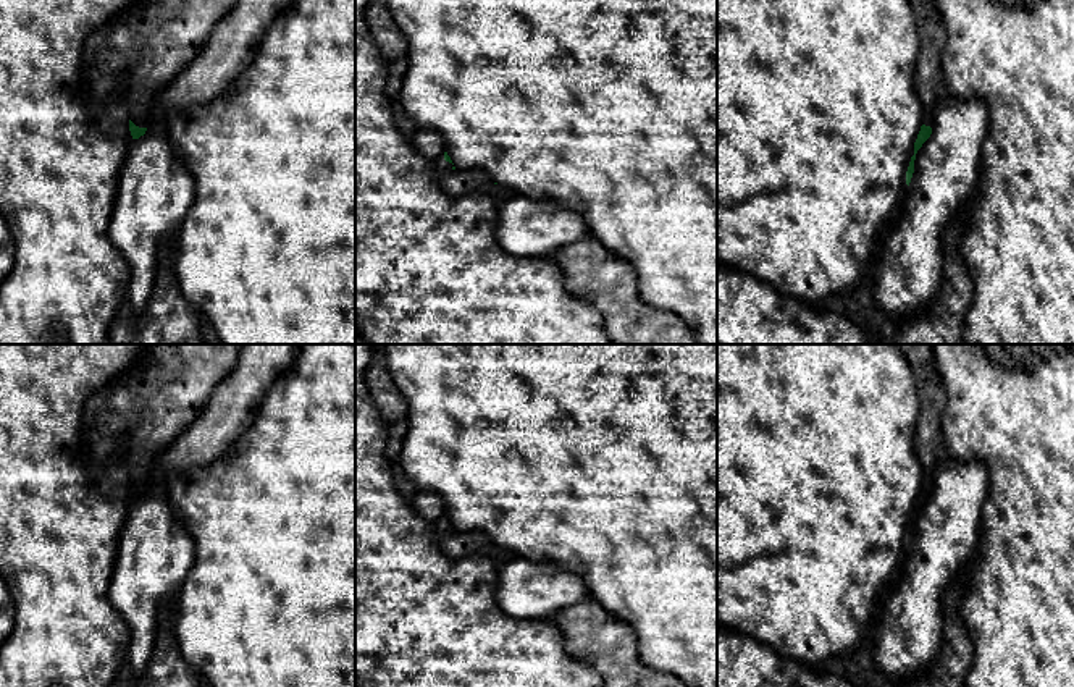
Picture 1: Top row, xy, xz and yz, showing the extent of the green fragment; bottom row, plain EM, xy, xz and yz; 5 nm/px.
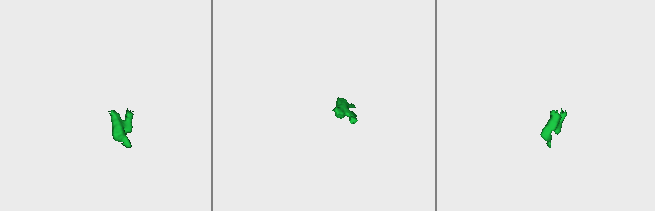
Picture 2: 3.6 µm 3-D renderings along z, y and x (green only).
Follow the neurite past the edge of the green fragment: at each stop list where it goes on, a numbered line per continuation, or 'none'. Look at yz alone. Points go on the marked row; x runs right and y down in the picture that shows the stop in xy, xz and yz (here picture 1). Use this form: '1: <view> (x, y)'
1: yz (929, 84)

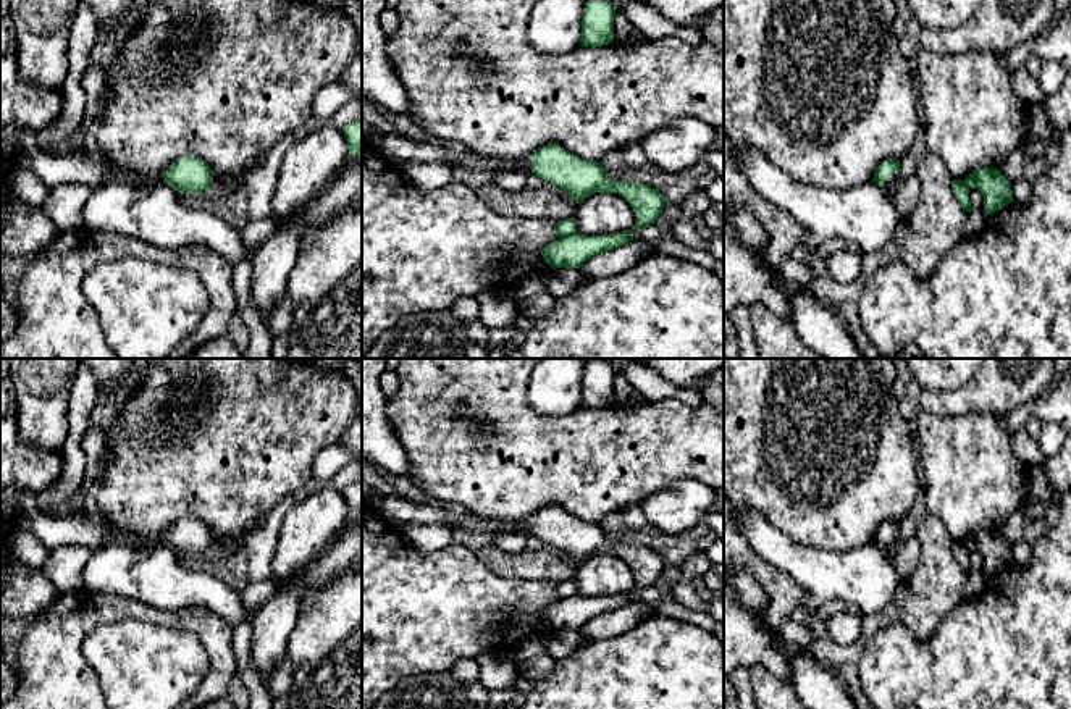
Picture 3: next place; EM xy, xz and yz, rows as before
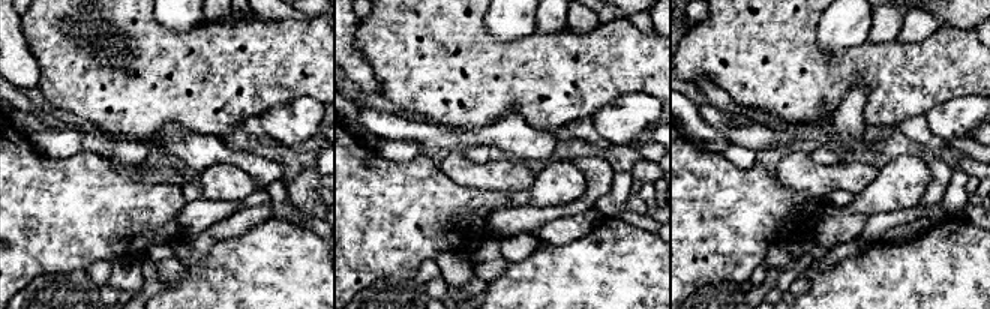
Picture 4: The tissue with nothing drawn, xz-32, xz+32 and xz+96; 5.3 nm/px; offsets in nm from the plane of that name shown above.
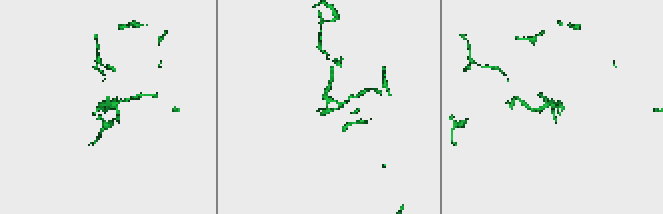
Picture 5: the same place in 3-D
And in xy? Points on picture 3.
1: xy (54, 172)

